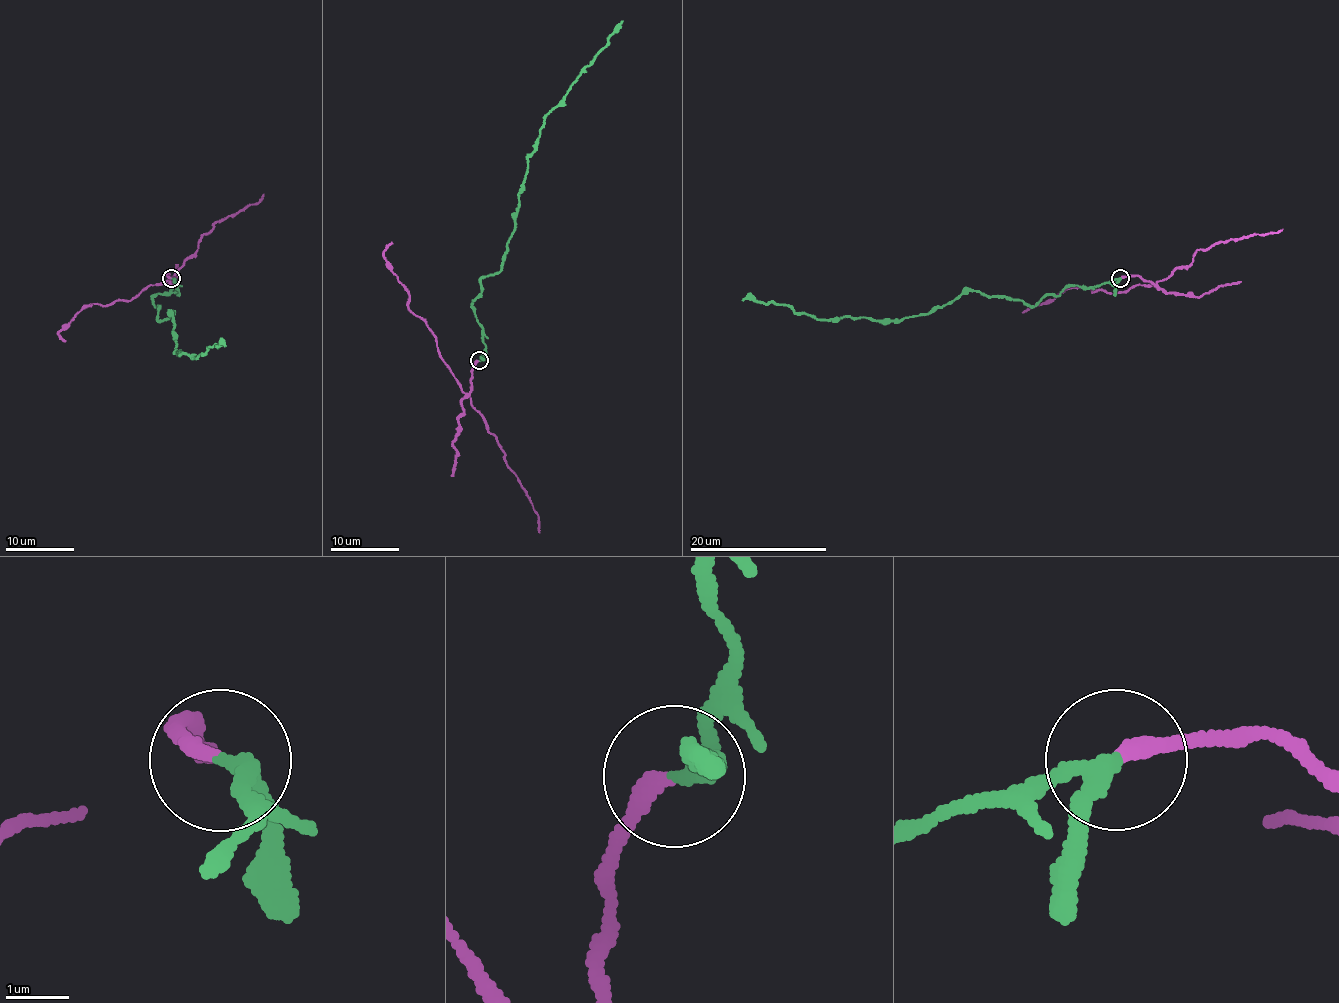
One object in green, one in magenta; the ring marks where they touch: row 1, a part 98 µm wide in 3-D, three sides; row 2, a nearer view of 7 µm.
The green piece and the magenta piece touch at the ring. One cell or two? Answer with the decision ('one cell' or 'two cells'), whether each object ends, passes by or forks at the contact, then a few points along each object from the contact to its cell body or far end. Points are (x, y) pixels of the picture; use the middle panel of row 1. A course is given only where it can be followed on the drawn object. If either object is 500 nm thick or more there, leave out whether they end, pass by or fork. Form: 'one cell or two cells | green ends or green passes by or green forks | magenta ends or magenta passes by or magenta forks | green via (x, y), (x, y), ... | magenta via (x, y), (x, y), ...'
two cells | green passes by | magenta ends | green via (479, 361), (485, 344), (472, 303), (481, 292), (479, 281), (502, 268), (528, 156), (543, 117), (623, 20) | magenta via (479, 361), (466, 393), (442, 358), (428, 324), (408, 306), (409, 291), (389, 269), (383, 251), (392, 242)

